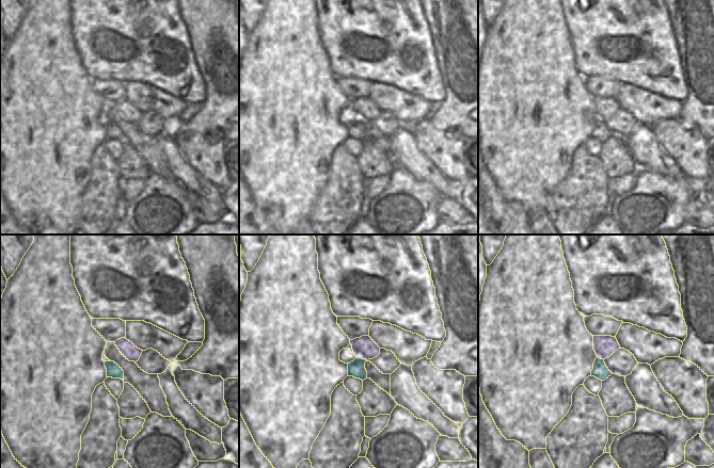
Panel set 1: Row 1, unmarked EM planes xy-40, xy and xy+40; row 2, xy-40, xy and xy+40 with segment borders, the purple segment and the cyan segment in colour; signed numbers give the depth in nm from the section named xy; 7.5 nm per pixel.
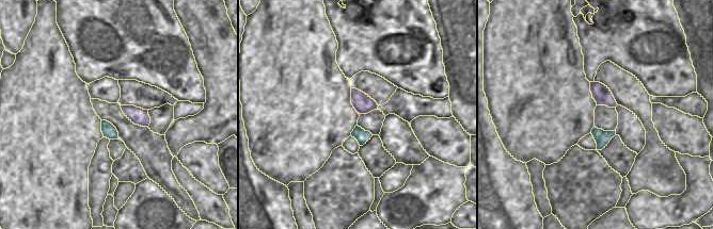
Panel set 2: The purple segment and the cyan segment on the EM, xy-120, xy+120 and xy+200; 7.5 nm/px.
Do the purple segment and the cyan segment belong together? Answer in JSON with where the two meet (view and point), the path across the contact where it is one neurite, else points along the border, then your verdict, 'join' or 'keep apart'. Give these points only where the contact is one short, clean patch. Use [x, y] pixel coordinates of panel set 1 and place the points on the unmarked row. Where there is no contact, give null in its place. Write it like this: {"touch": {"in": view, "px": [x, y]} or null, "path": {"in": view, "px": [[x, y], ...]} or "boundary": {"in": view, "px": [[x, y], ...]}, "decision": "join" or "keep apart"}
{"touch": {"in": "xy", "px": [362, 119]}, "boundary": {"in": "xy", "px": [[356, 117], [366, 122]]}, "decision": "keep apart"}

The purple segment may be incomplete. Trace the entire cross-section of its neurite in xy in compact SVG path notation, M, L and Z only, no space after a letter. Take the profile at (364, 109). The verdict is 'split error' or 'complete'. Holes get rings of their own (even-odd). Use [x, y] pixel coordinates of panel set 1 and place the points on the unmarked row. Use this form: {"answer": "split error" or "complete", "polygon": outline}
{"answer": "complete", "polygon": "M369 97L350 101L350 106L355 117L362 120L372 120L380 115L380 109Z"}

